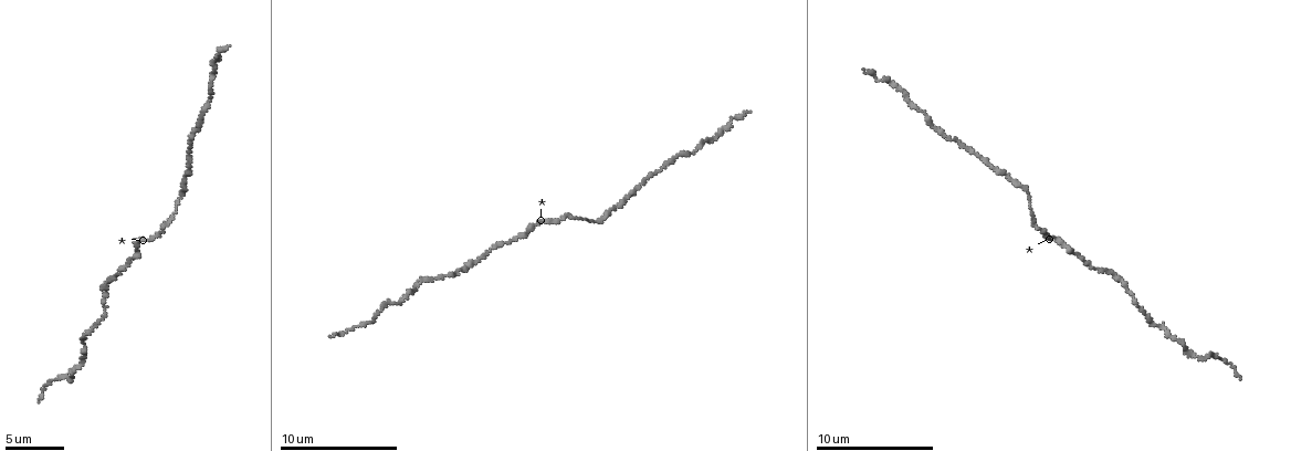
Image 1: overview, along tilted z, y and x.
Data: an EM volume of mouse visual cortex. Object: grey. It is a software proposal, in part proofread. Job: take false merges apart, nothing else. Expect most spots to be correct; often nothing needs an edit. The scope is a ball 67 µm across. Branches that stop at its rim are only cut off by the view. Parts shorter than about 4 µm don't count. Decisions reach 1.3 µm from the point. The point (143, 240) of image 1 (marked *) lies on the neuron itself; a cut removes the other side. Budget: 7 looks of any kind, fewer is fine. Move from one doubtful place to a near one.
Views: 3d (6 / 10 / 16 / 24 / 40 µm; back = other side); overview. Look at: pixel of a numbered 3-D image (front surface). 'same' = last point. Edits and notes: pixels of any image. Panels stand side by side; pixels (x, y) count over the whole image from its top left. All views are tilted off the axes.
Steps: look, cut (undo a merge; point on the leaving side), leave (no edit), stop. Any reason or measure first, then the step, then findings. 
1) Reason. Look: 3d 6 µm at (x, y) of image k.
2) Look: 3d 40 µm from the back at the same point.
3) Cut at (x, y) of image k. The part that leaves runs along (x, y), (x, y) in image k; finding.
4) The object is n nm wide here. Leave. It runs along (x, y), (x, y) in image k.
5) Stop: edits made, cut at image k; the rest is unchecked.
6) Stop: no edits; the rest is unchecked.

Calibre changes. Look: 3d 6 µm at (575, 218) of image 1.

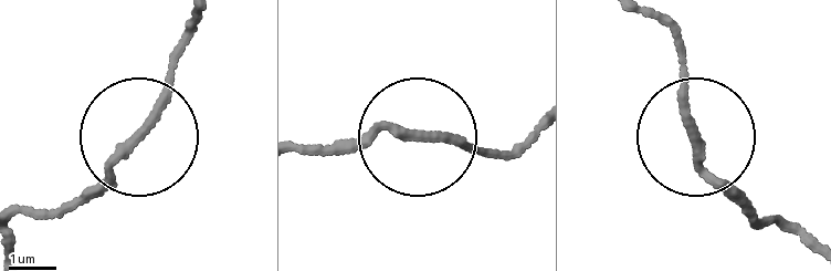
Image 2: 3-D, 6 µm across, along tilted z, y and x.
The object is 190 nm wide here. Leave. It runs along (298, 144), (395, 134), (516, 152) in image 2; all the same neuron.

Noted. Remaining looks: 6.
Thick turns thin. Look: 3d 6 µm at (188, 168) of image 1.

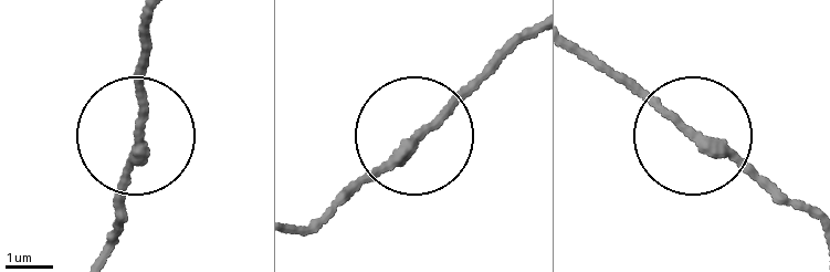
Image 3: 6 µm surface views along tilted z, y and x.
The object is 210 nm wide here. Leave. It runs along (307, 217), (495, 70) in image 3; all the same neuron.

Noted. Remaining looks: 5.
Thick turns thin. Look: 3d 6 µm at (423, 281) of image 1.

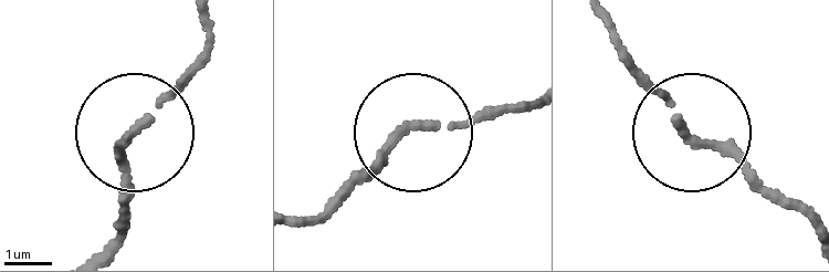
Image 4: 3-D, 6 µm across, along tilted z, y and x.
Leave. It runs along (602, 22), (689, 131), (805, 217) in image 4; one neuron here.

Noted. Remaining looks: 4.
Stop: no edits; the rest is unchecked.

